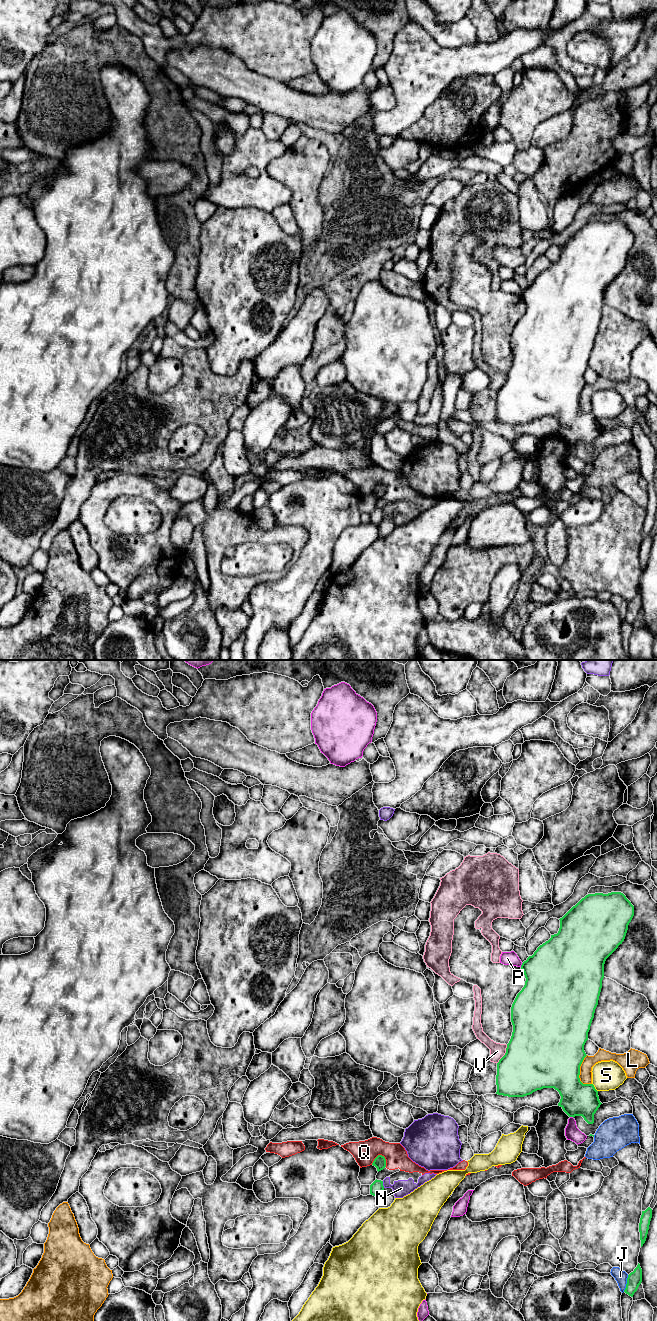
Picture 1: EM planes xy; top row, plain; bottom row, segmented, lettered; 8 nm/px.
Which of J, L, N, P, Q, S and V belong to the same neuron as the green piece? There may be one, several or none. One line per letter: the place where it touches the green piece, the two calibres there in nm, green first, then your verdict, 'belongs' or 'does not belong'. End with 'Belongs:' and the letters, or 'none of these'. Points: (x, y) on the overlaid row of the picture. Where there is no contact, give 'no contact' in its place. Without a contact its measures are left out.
J: xy (627, 1283) | 120/100 nm | does not belong
L: xy (579, 1070) | 480/100 nm | does not belong
N: xy (382, 1184) | 110/140 nm | does not belong
P: xy (521, 965) | 420/110 nm | does not belong
Q: xy (377, 1156) | 100/190 nm | does not belong
S: xy (594, 1087) | 280/240 nm | does not belong
V: xy (505, 1054) | 500/120 nm | does not belong
Belongs: none of these

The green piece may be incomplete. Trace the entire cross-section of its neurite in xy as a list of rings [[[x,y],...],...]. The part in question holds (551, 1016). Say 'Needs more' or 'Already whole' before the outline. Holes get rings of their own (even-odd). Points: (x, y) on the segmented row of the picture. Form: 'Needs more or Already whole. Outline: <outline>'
Already whole. Outline: [[[621,892],[588,894],[559,919],[558,933],[522,963],[526,981],[511,1007],[513,1032],[505,1055],[497,1063],[496,1094],[524,1097],[543,1088],[554,1088],[561,1096],[558,1106],[569,1117],[582,1116],[588,1124],[594,1123],[594,1114],[602,1103],[594,1085],[580,1081],[580,1066],[587,1056],[584,1045],[598,1005],[605,961],[624,941],[633,916],[634,906]]]

